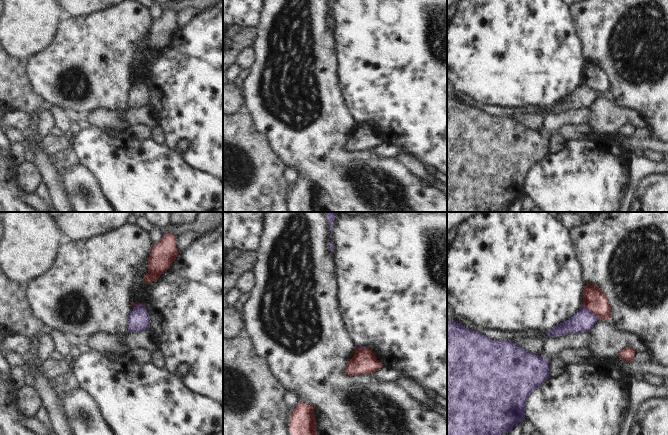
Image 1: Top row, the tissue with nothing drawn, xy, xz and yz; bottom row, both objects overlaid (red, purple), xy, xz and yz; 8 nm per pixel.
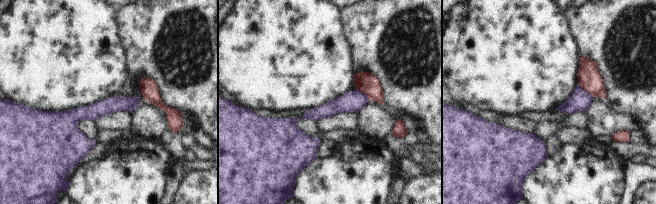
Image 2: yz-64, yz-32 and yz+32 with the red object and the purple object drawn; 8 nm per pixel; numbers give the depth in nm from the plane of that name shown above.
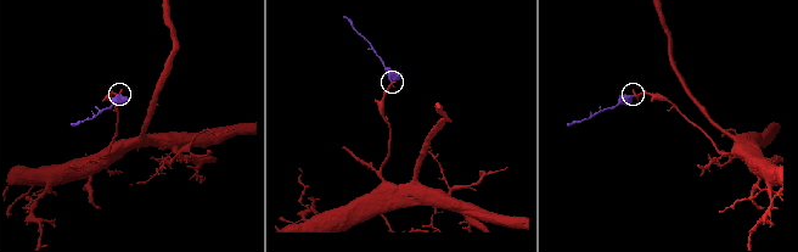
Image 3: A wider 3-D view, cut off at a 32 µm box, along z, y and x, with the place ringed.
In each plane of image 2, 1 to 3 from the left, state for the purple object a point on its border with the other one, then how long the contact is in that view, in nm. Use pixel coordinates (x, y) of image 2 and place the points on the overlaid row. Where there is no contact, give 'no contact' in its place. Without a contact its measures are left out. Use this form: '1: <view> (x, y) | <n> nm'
1: no contact
2: yz-32 (363, 93) | 140 nm
3: yz+32 (585, 90) | 170 nm

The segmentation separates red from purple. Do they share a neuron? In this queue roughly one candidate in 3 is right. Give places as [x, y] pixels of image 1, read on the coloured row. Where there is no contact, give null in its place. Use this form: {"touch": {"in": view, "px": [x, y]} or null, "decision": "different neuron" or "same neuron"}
{"touch": {"in": "yz", "px": [590, 311]}, "decision": "different neuron"}

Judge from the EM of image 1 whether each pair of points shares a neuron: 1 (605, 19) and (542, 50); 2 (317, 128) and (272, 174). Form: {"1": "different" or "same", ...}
{"1": "different", "2": "different"}

